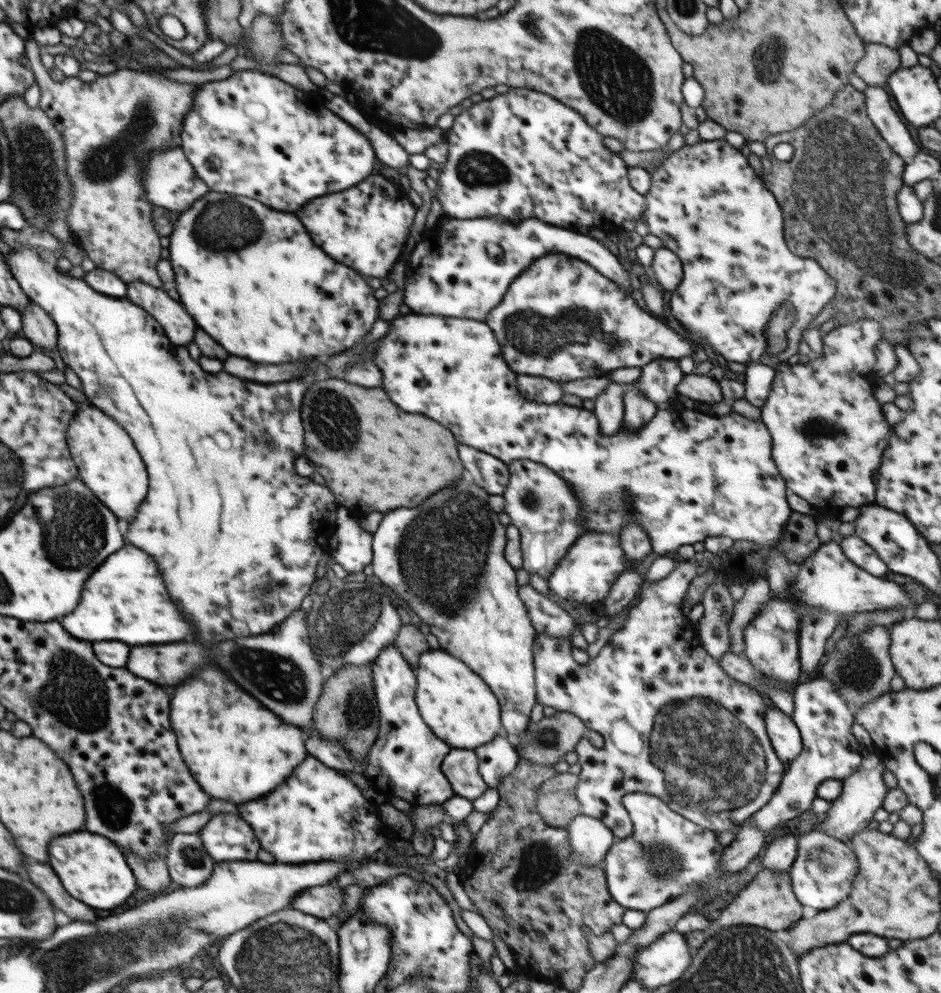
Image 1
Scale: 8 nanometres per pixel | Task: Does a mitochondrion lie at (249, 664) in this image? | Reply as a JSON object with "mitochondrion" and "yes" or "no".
{"mitochondrion":"yes"}

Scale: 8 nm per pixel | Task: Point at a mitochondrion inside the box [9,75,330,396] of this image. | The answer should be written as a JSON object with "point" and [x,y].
{"point":[99,163]}

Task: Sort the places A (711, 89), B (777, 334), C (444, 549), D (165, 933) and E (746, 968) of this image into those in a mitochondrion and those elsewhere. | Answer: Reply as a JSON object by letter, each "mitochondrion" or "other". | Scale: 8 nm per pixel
{"A":"other","B":"mitochondrion","C":"mitochondrion","D":"mitochondrion","E":"mitochondrion"}

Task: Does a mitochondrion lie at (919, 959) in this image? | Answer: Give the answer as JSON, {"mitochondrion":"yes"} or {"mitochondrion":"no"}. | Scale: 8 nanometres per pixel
{"mitochondrion":"no"}

